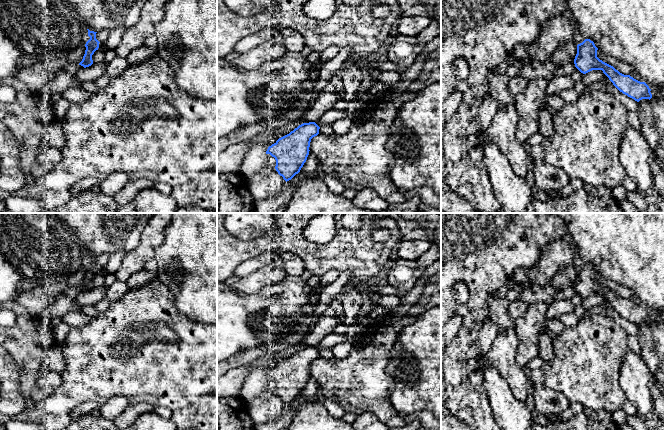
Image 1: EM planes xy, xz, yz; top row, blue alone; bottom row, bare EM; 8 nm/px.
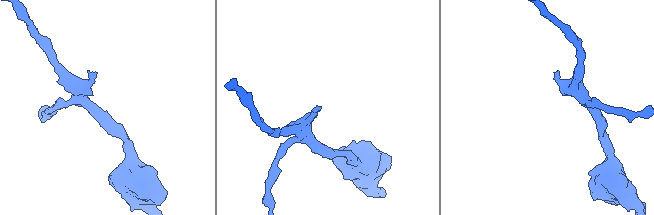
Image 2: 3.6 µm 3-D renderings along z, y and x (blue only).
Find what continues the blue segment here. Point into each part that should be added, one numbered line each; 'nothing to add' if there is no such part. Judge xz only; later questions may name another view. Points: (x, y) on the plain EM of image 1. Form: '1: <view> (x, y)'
nothing to add

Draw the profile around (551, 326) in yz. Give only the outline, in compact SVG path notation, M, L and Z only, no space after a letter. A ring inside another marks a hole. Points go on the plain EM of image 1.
M555 317L547 321L546 334L551 338L554 338L565 328L565 325L559 320L559 318Z

